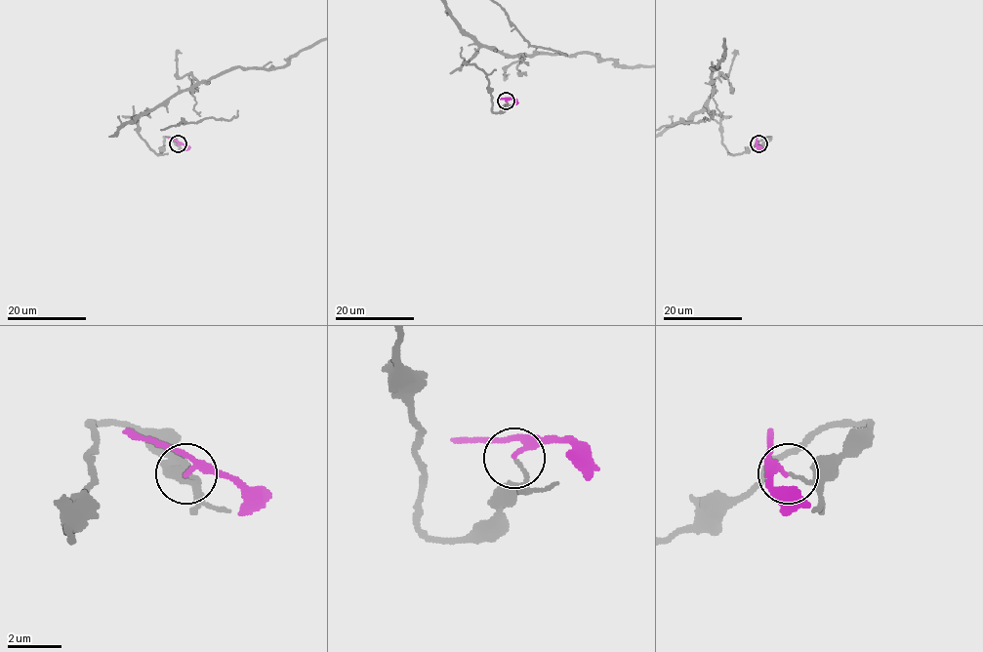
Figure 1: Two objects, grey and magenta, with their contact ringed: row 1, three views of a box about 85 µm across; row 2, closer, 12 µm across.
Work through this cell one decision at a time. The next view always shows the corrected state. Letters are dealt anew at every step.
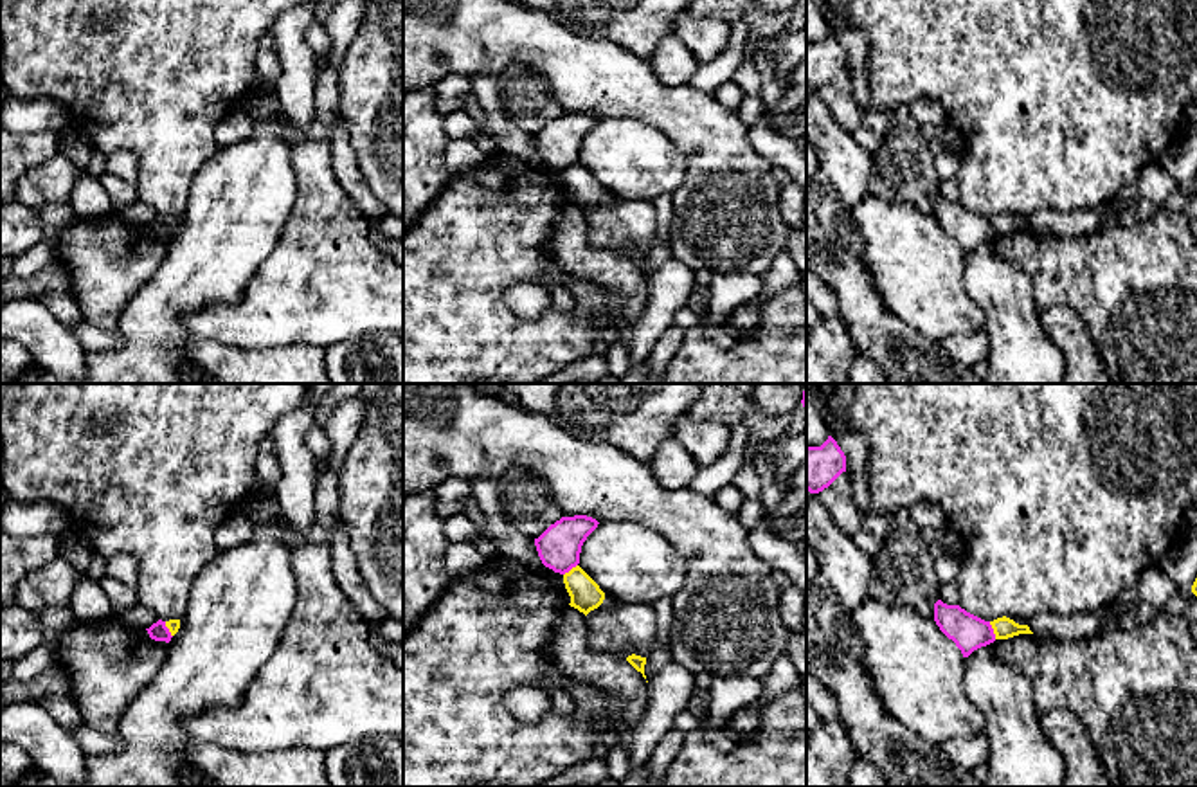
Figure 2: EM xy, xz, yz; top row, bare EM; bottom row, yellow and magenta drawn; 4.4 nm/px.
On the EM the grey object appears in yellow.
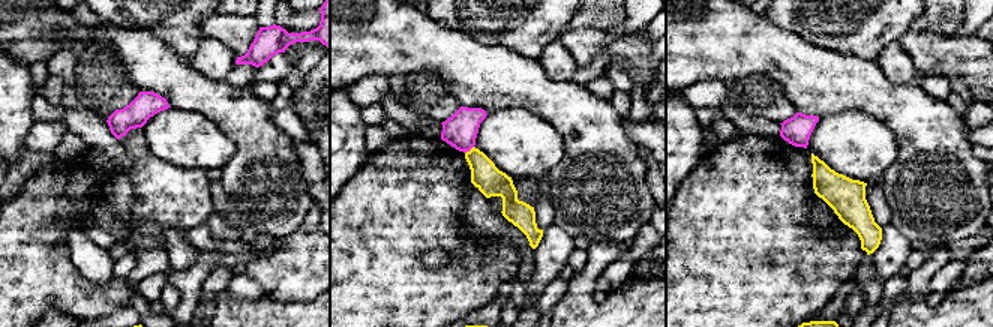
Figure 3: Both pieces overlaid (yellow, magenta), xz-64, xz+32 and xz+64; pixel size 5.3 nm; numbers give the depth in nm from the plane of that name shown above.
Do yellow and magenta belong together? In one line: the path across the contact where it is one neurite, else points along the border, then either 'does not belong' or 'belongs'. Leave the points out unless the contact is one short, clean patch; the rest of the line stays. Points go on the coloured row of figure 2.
along yz (989, 622), (996, 638) | does not belong

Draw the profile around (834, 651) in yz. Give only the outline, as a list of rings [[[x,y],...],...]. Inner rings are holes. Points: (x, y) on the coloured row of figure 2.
[[[810,493],[806,499],[806,540],[819,562],[819,573],[810,582],[815,593],[806,596],[806,672],[837,699],[841,724],[848,733],[857,756],[873,762],[882,771],[889,787],[985,787],[985,783],[977,782],[970,771],[954,767],[941,746],[932,746],[922,740],[896,722],[877,697],[877,692],[862,668],[862,641],[851,620],[851,611],[868,600],[871,556],[860,551],[853,538],[839,529],[823,506],[819,493]]]

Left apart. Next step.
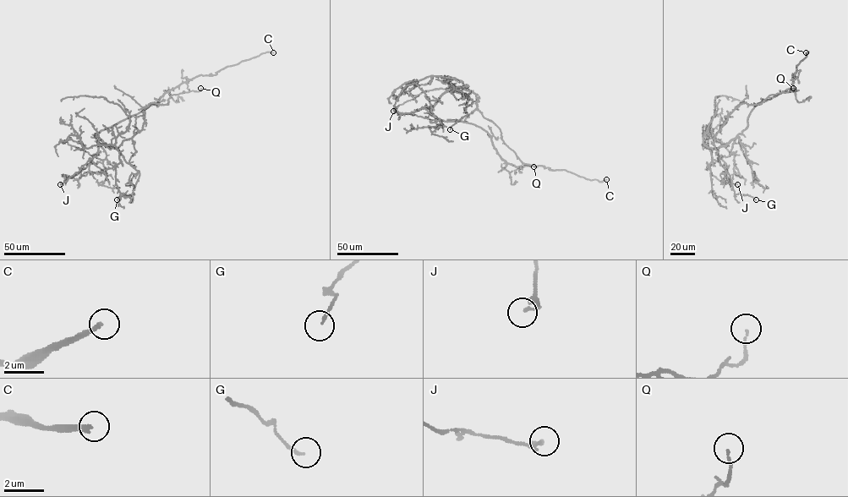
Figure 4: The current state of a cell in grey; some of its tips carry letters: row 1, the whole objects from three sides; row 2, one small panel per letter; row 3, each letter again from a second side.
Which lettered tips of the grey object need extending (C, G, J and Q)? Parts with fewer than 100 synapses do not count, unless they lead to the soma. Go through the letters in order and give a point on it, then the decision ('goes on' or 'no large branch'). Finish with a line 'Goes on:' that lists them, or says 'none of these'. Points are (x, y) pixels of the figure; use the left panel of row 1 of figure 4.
C: (273, 52) | goes on
G: (117, 199) | no large branch
J: (60, 184) | no large branch
Q: (200, 88) | no large branch
Goes on: C

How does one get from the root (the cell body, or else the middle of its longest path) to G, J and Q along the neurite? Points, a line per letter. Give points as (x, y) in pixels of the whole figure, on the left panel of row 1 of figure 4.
G: (112, 126), (96, 134), (106, 144), (117, 148), (139, 174), (132, 194), (134, 194), (123, 194), (117, 199)
J: (112, 126), (96, 133), (98, 149), (95, 157), (60, 184)
Q: (112, 126), (96, 134), (106, 144), (117, 148), (142, 129), (149, 104), (166, 104), (172, 95), (200, 88)

